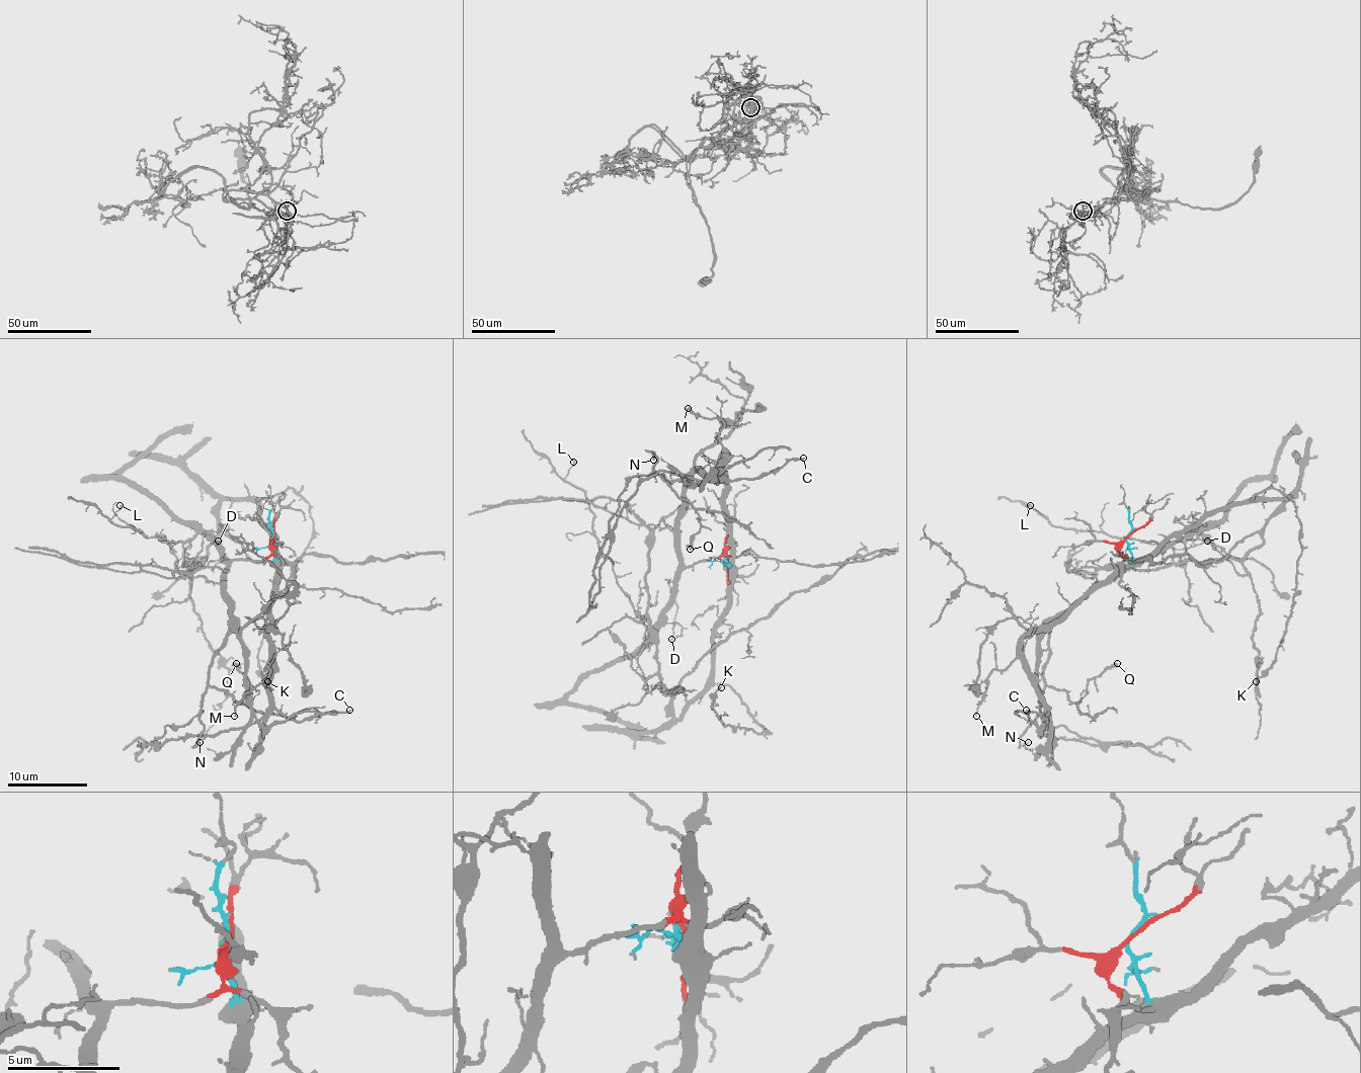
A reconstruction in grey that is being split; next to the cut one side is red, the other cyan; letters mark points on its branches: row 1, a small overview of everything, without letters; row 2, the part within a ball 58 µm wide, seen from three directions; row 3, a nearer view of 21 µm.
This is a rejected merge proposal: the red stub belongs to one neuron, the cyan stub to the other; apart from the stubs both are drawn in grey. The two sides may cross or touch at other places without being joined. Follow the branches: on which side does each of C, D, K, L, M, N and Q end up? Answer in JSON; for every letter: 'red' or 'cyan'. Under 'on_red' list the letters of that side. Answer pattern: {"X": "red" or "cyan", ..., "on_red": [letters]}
{"C": "cyan", "D": "red", "K": "cyan", "L": "red", "M": "cyan", "N": "red", "Q": "red", "on_red": ["D", "L", "N", "Q"]}

